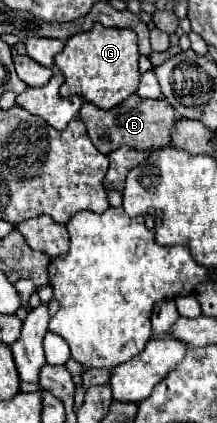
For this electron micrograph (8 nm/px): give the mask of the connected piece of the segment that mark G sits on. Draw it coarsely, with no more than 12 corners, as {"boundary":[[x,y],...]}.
{"boundary":[[94,24],[54,64],[78,94],[110,110],[140,82],[136,32]]}

